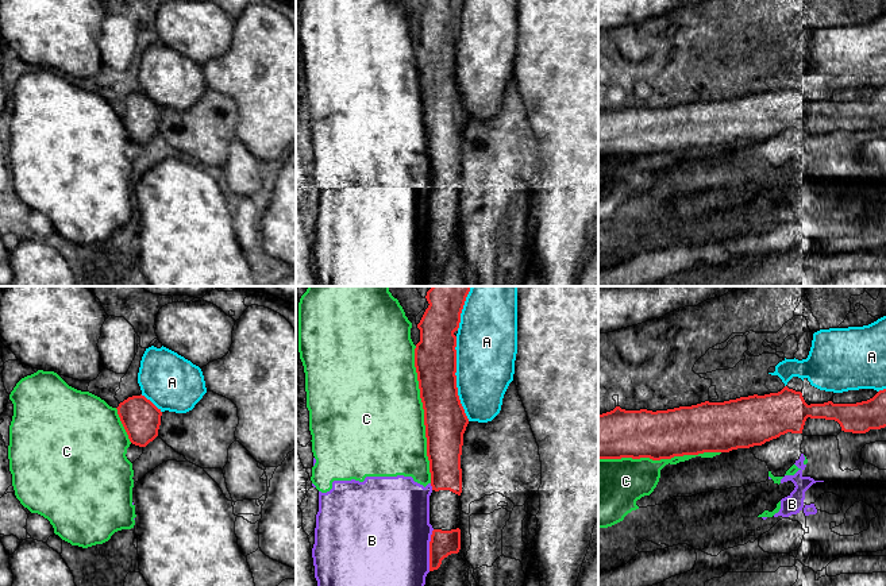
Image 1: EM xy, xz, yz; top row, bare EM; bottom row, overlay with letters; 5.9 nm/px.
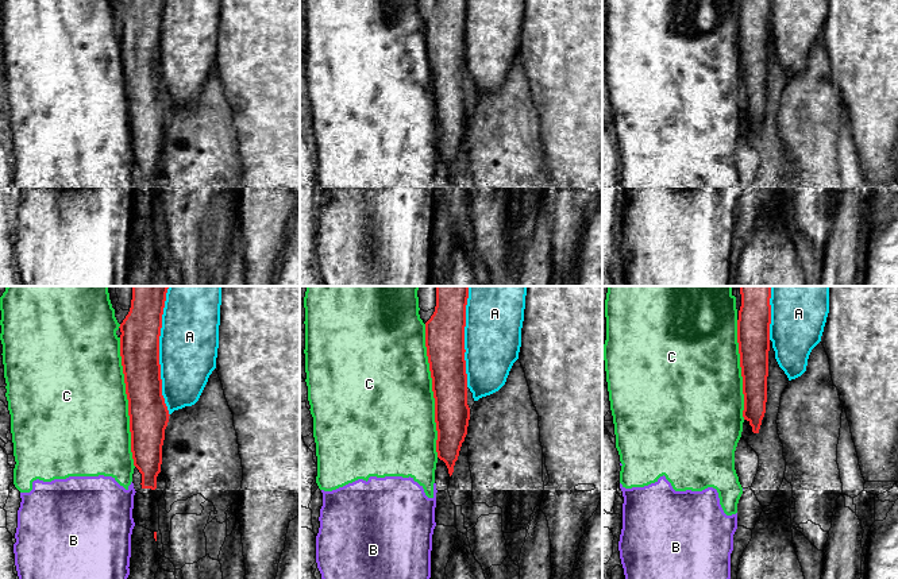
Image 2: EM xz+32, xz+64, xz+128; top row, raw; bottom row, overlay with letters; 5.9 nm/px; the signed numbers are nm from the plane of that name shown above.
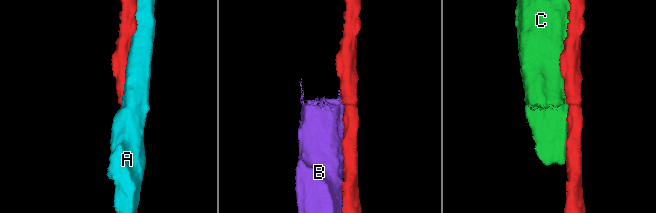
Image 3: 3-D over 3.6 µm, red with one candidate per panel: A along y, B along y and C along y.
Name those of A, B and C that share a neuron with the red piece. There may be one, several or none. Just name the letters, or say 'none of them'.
none of them

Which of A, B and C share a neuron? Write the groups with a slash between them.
A / B C

